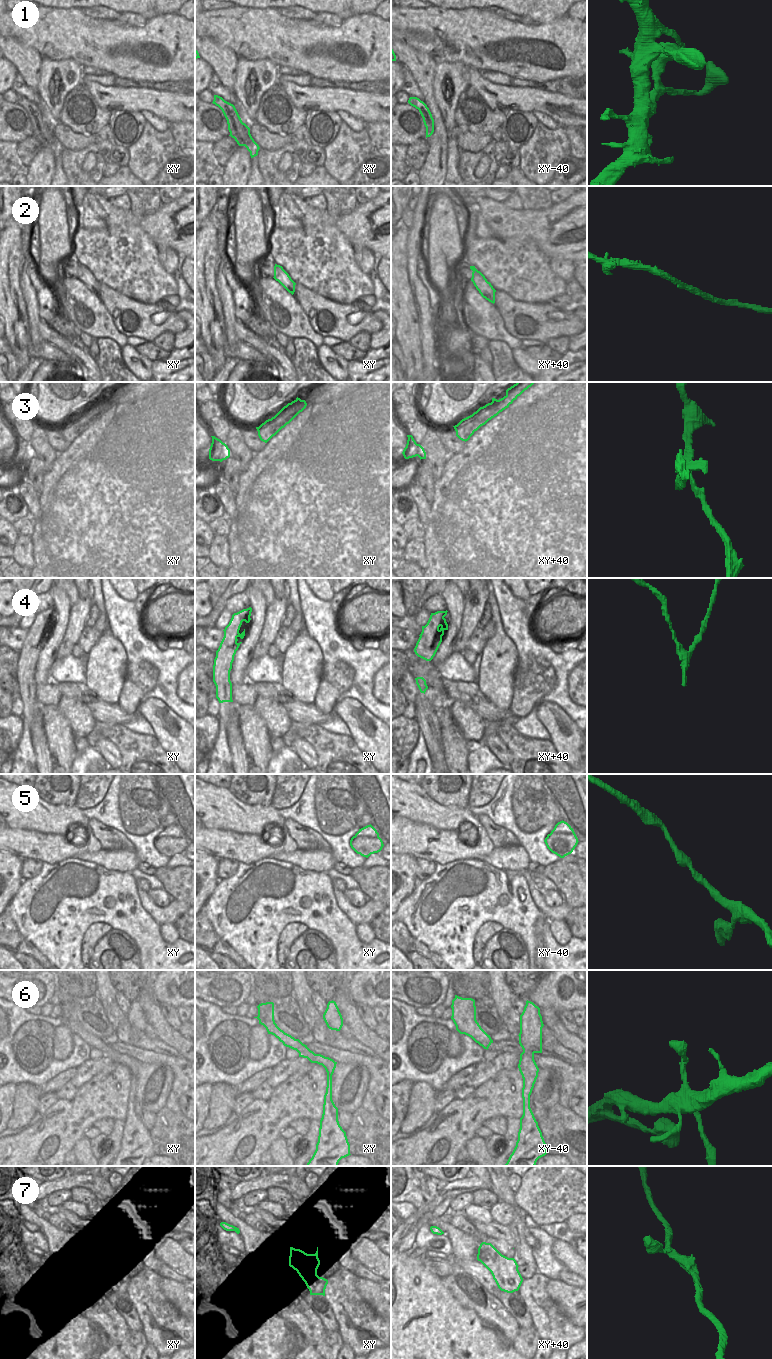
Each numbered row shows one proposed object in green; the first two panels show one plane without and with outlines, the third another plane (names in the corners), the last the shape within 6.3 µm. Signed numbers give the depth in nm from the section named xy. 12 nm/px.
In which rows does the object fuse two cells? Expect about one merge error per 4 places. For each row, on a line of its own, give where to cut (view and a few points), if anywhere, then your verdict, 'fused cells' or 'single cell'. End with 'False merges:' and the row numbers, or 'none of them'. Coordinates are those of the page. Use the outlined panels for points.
1: no cut; single cell
2: no cut; single cell
3: cut in xy+40 along (483, 424), (475, 420), (456, 425); fused cells
4: cut in xy+40 along (441, 612), (441, 620), (445, 629); fused cells
5: no cut; single cell
6: no cut; single cell
7: no cut; single cell
False merges: 3, 4

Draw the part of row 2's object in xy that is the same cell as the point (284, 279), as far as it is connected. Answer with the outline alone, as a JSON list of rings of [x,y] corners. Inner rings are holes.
[[[275,264],[273,278],[278,281],[289,293],[292,295],[294,294],[296,283],[291,279],[282,266]]]

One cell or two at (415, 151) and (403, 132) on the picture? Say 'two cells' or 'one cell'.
two cells

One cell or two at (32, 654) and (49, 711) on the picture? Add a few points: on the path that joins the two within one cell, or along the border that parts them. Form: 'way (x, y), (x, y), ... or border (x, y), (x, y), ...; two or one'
border (42, 704), (43, 724); two

